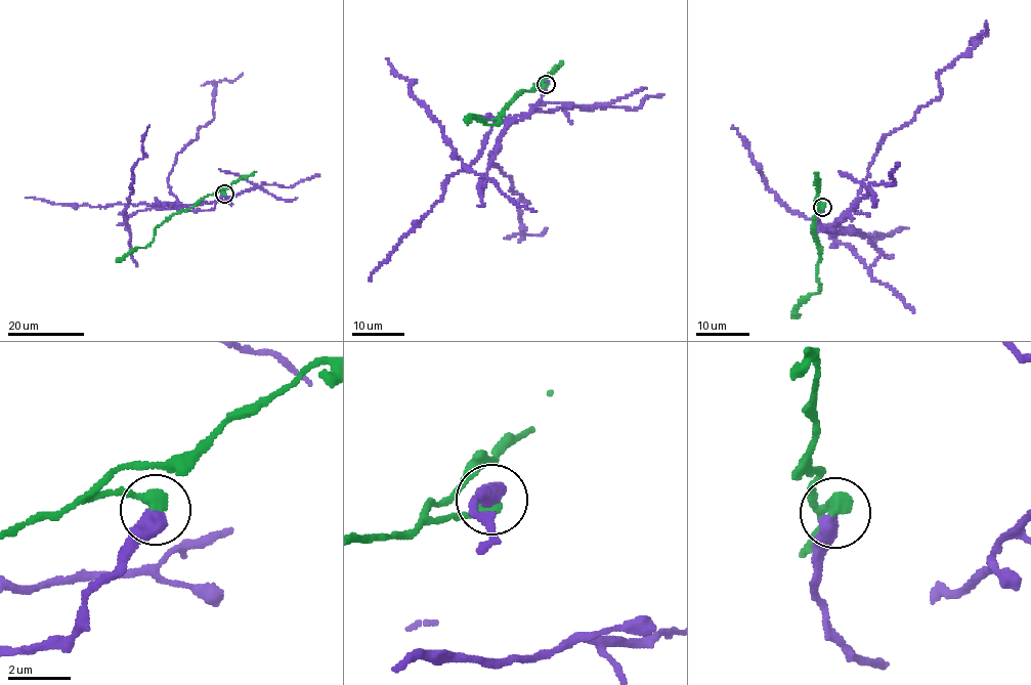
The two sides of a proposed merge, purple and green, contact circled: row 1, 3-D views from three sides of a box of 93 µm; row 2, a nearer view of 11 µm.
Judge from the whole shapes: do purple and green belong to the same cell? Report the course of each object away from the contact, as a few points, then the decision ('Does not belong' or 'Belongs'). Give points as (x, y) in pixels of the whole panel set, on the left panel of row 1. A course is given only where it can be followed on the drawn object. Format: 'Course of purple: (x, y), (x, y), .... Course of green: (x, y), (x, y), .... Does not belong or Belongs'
Course of purple: (223, 194), (209, 211), (138, 210), (124, 221), (129, 231), (132, 171), (143, 157), (148, 125). Course of green: (223, 194), (215, 191), (177, 212), (157, 225), (154, 241), (115, 260). Does not belong

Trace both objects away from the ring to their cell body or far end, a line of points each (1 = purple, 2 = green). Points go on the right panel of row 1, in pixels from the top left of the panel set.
1: (822, 207), (818, 219), (827, 232), (870, 237), (878, 257), (869, 268), (770, 189), (732, 126)
2: (822, 207), (818, 205), (812, 227), (820, 260), (816, 277), (820, 289), (797, 305), (797, 315)

